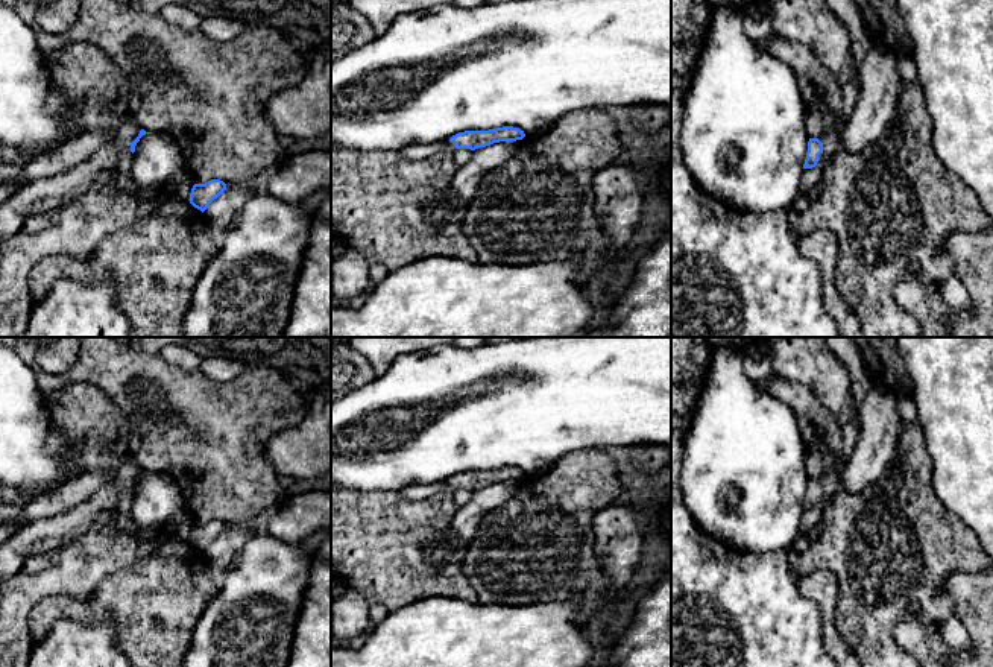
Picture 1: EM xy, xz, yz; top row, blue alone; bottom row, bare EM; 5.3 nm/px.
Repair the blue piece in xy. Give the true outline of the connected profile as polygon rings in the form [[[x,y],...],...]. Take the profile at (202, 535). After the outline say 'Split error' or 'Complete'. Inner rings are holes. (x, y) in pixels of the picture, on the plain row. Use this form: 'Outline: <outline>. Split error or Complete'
Outline: [[[211,520],[205,524],[194,524],[190,533],[190,544],[202,553],[210,544],[226,530],[226,524],[220,520]]]. Complete

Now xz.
Outline: [[[504,466],[489,471],[465,471],[452,476],[451,483],[456,485],[454,500],[457,506],[465,506],[471,498],[475,489],[486,488],[500,482],[516,482],[525,477],[524,471]]]. Split error

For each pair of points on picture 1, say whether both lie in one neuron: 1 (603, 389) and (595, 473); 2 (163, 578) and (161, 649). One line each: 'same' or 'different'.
1: different
2: same

